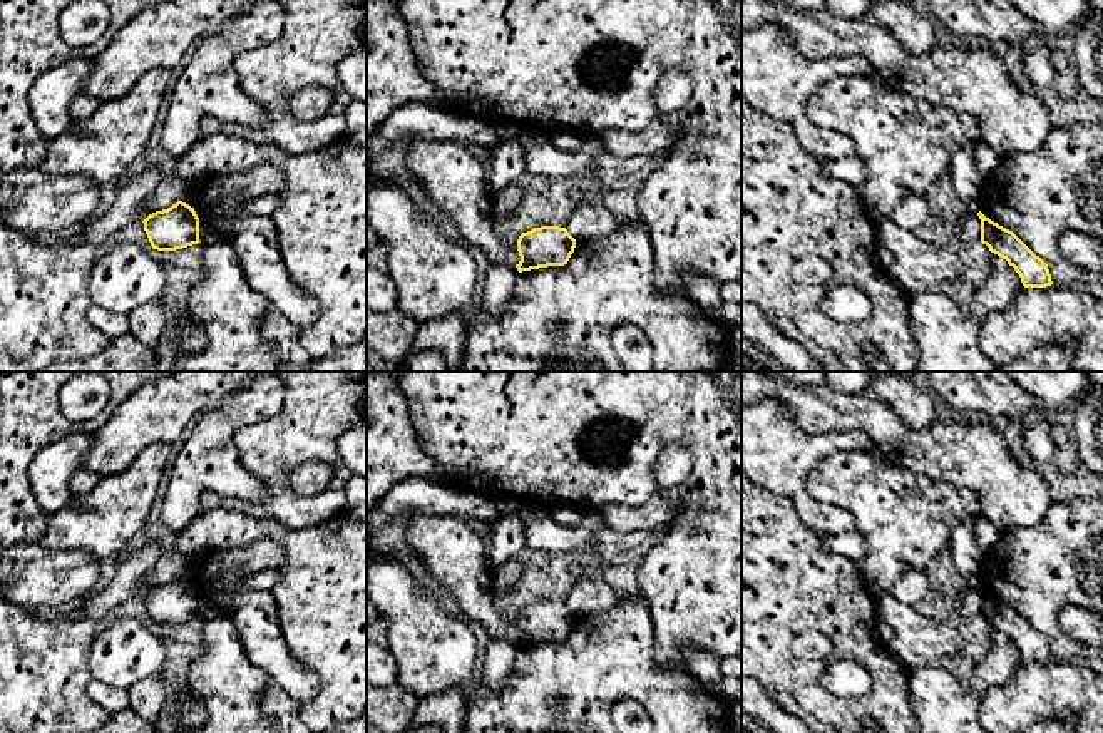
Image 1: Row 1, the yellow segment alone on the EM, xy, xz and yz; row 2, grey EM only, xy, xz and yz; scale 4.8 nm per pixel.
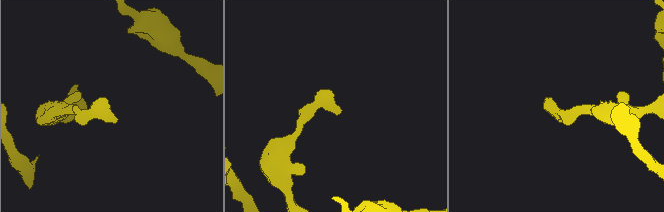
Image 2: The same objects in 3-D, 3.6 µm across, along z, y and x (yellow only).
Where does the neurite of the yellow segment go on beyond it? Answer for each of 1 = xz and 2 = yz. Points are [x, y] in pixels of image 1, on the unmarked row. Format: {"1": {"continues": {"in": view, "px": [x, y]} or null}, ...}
{"1": {"continues": null}, "2": {"continues": null}}

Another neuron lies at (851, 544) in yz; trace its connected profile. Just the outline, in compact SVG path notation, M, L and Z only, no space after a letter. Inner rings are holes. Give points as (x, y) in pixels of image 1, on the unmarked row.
M857 531L839 536L818 534L818 537L829 552L842 554L854 562L859 562L867 552L867 544Z

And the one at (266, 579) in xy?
M278 567L268 569L258 574L249 576L248 579L243 581L243 589L249 591L263 591L263 589L273 589L281 579L281 574Z

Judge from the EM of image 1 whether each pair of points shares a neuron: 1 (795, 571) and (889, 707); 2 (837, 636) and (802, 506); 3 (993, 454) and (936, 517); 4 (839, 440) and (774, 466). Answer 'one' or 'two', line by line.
1: one
2: two
3: two
4: one

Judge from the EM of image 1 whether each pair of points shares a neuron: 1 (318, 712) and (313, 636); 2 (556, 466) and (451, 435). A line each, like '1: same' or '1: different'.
1: same
2: same

